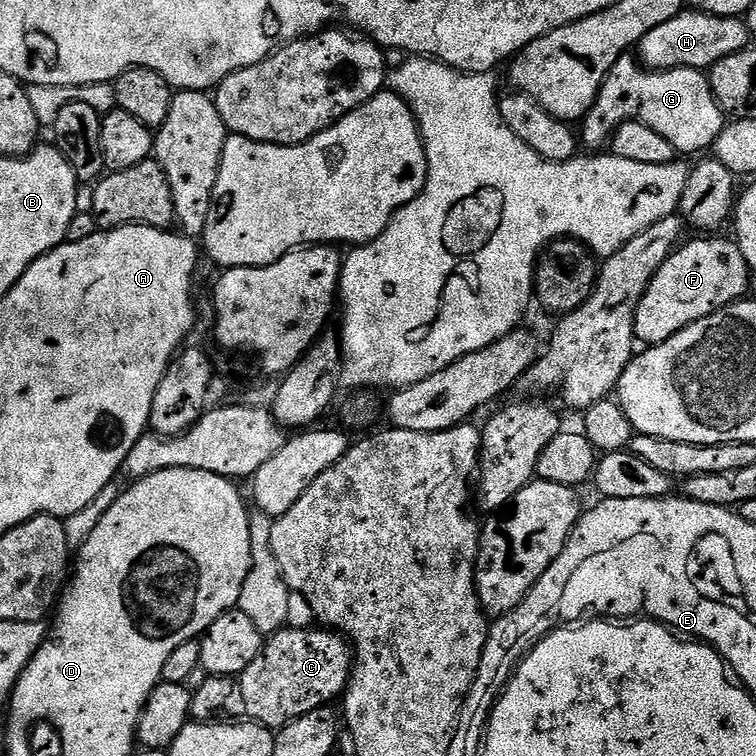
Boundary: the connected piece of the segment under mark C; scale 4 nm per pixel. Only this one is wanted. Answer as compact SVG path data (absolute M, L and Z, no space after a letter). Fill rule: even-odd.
M324 626L310 628L283 627L265 639L258 658L246 666L236 676L209 676L202 686L192 694L192 720L212 722L217 718L231 718L236 722L255 722L265 728L279 730L290 722L310 714L310 710L331 705L332 699L343 697L348 681L352 679L354 667L354 649L339 631Z

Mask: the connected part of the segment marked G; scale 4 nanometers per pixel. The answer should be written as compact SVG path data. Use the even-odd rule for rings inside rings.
M625 54L622 58L618 58L618 62L614 62L610 74L604 79L604 84L601 86L596 100L583 118L583 147L585 144L588 147L585 149L588 150L603 149L600 147L603 144L605 147L618 130L618 126L622 126L627 120L637 120L650 126L650 130L658 130L658 134L662 134L662 138L666 138L666 142L675 146L677 153L700 152L696 154L704 154L707 153L704 151L719 138L720 131L724 128L724 120L726 121L726 113L720 109L720 103L714 98L707 75L701 69L671 68L665 72L653 72L652 69L639 63L635 55Z

